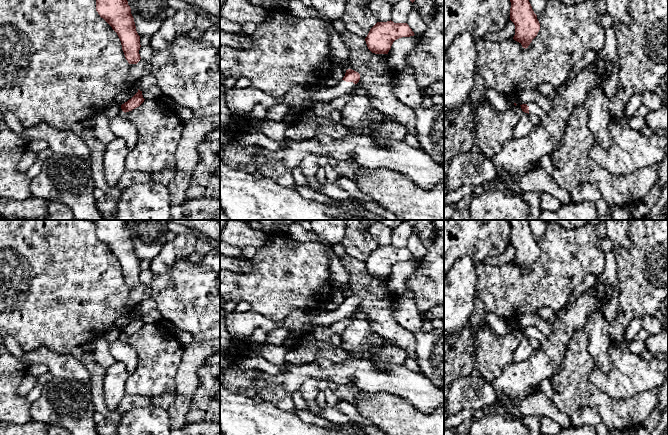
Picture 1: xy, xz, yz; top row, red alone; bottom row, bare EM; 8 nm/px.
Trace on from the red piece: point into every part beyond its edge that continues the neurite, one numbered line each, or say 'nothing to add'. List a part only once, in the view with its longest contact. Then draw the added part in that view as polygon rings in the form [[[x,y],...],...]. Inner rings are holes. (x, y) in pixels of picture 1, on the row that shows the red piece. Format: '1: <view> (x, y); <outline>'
1: xz (240, 101); [[[341,80],[335,86],[296,87],[281,98],[274,98],[252,86],[234,87],[226,88],[224,97],[232,113],[247,118],[251,109],[257,104],[269,109],[281,103],[291,105],[293,108],[299,108],[303,102],[311,100],[329,103],[349,93],[355,85],[353,82]]]

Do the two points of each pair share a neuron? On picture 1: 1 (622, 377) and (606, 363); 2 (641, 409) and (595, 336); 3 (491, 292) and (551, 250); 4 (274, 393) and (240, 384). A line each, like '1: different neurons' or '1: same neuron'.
1: different neurons
2: different neurons
3: same neuron
4: same neuron

